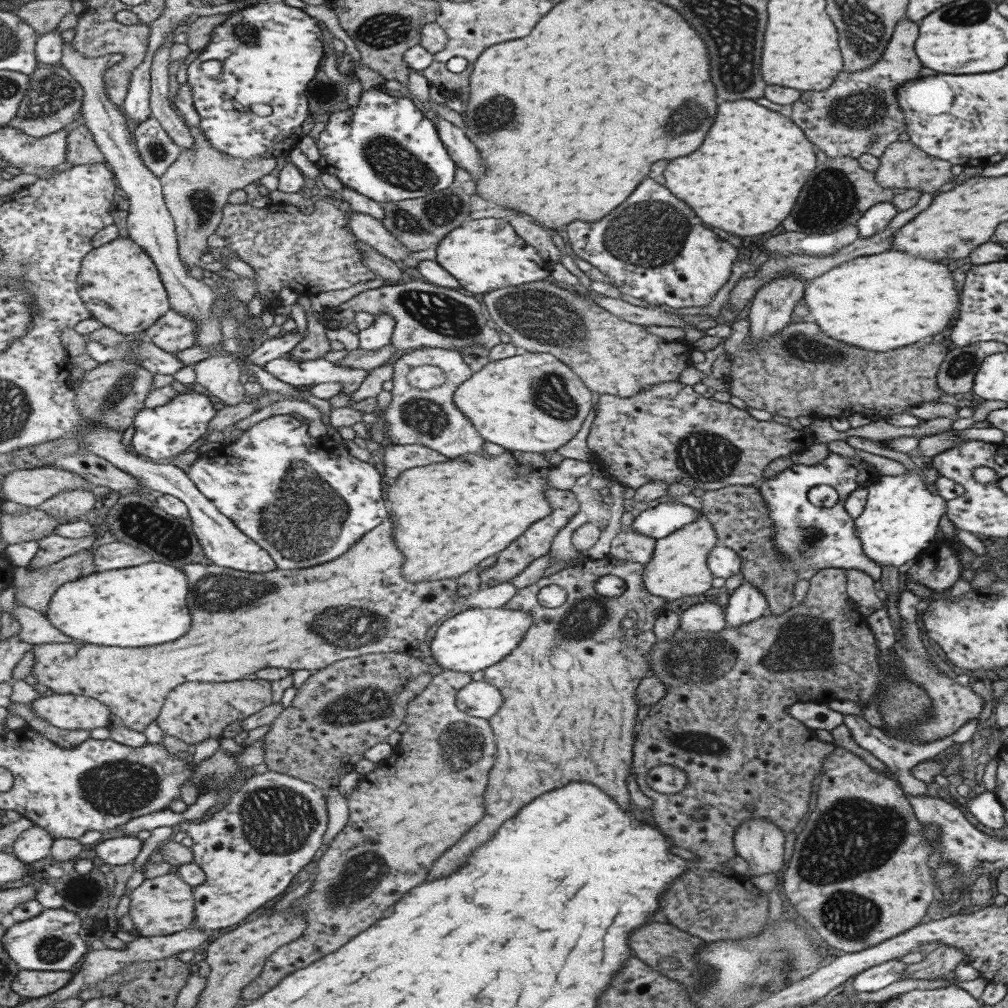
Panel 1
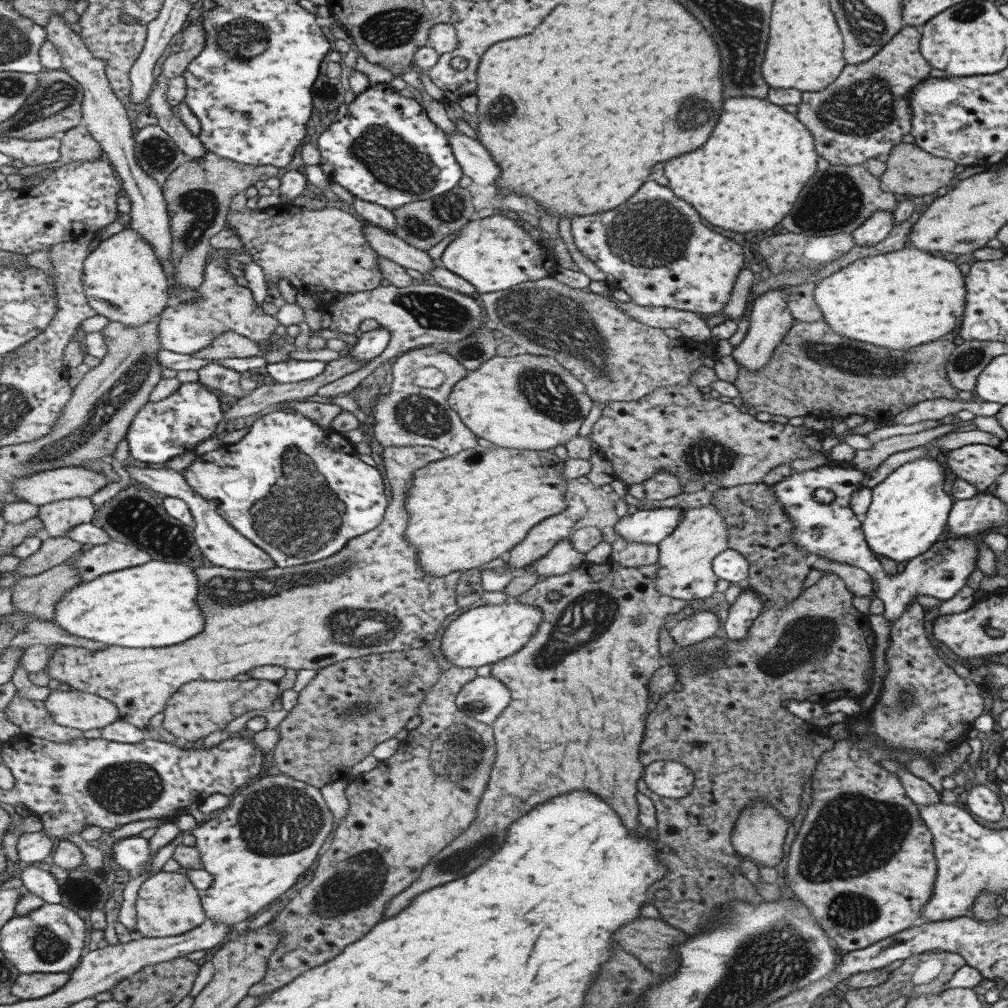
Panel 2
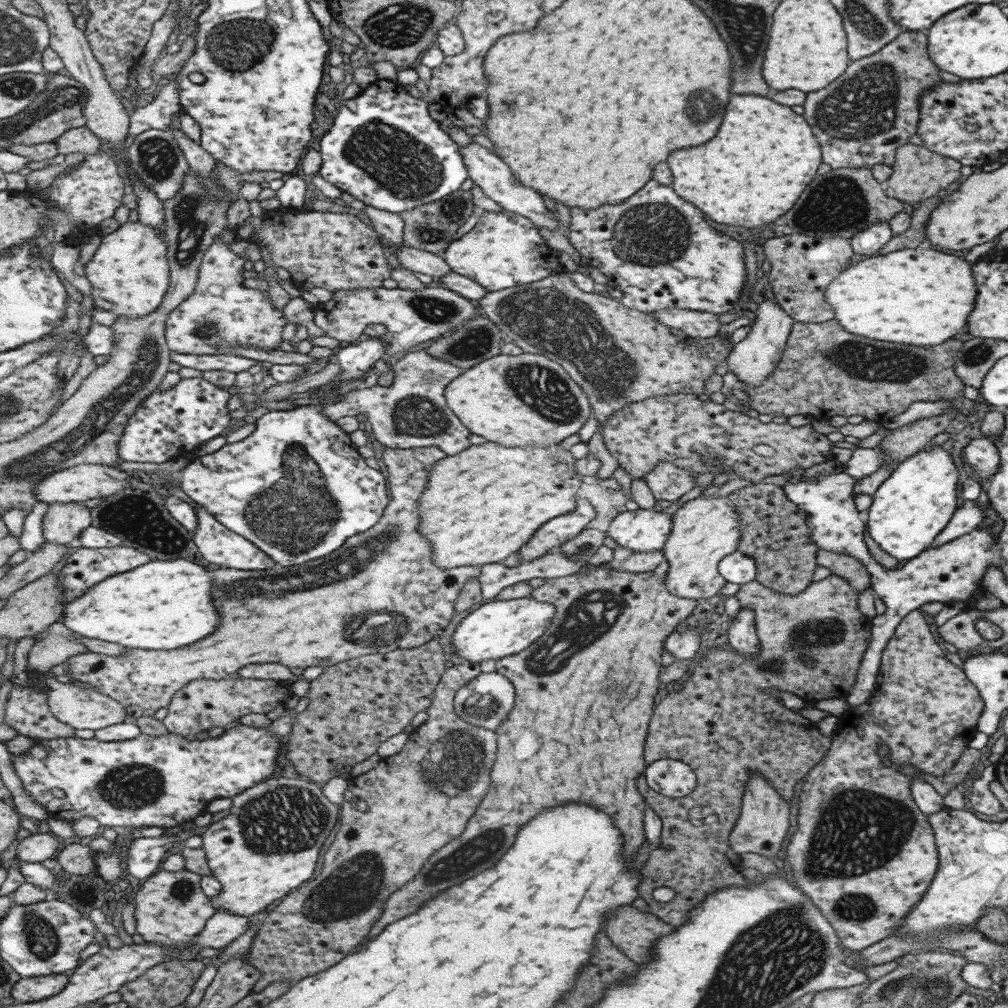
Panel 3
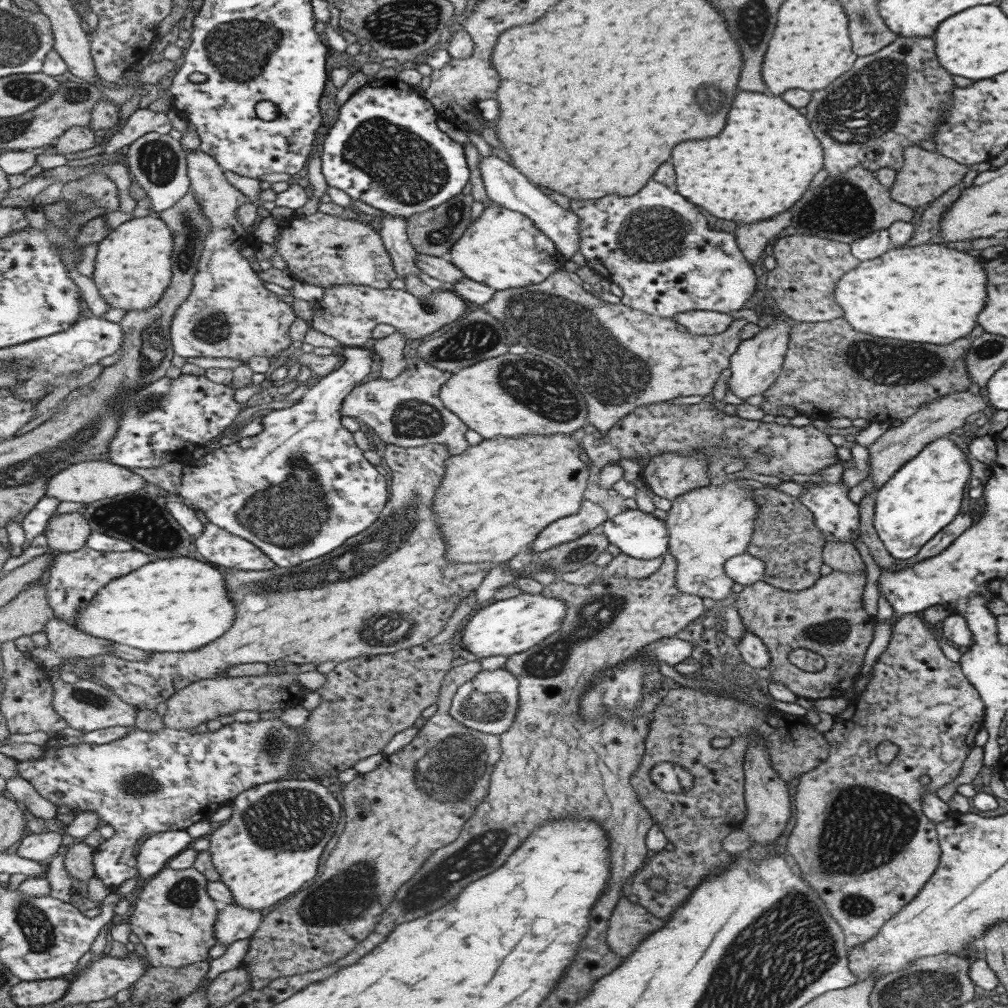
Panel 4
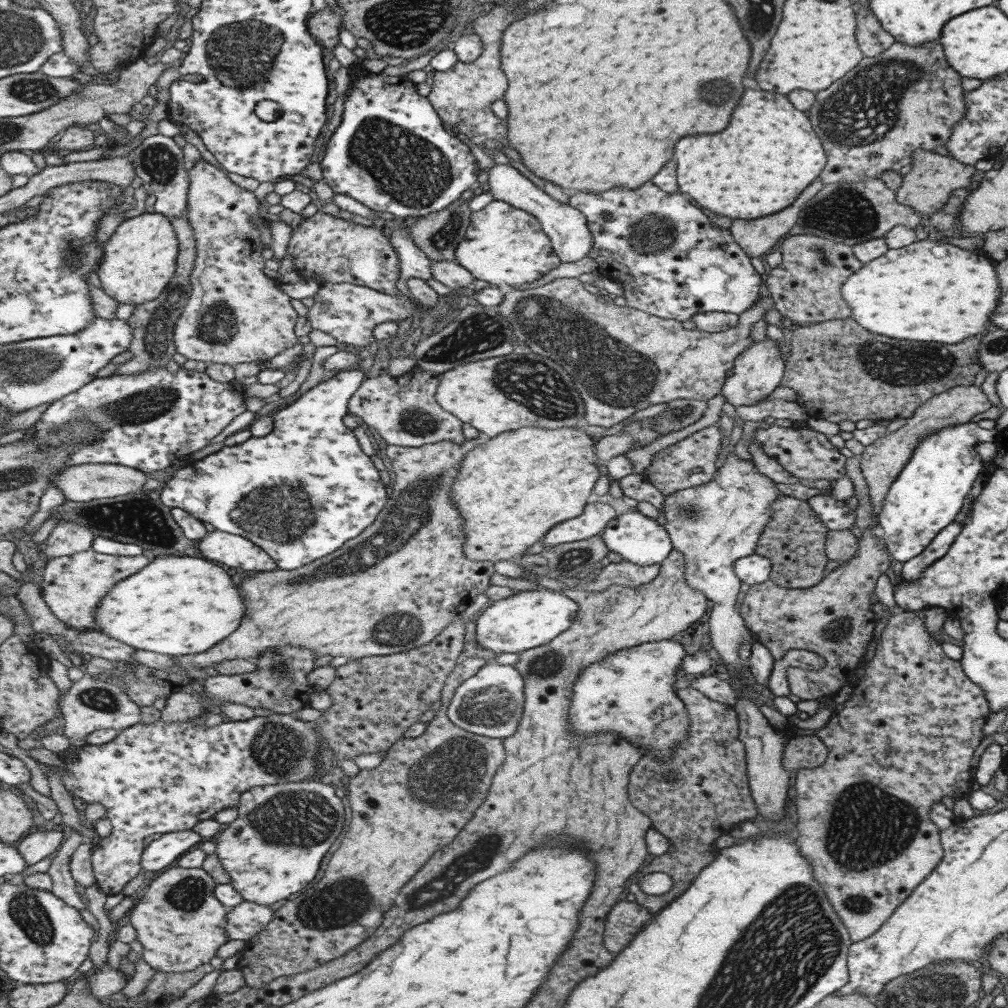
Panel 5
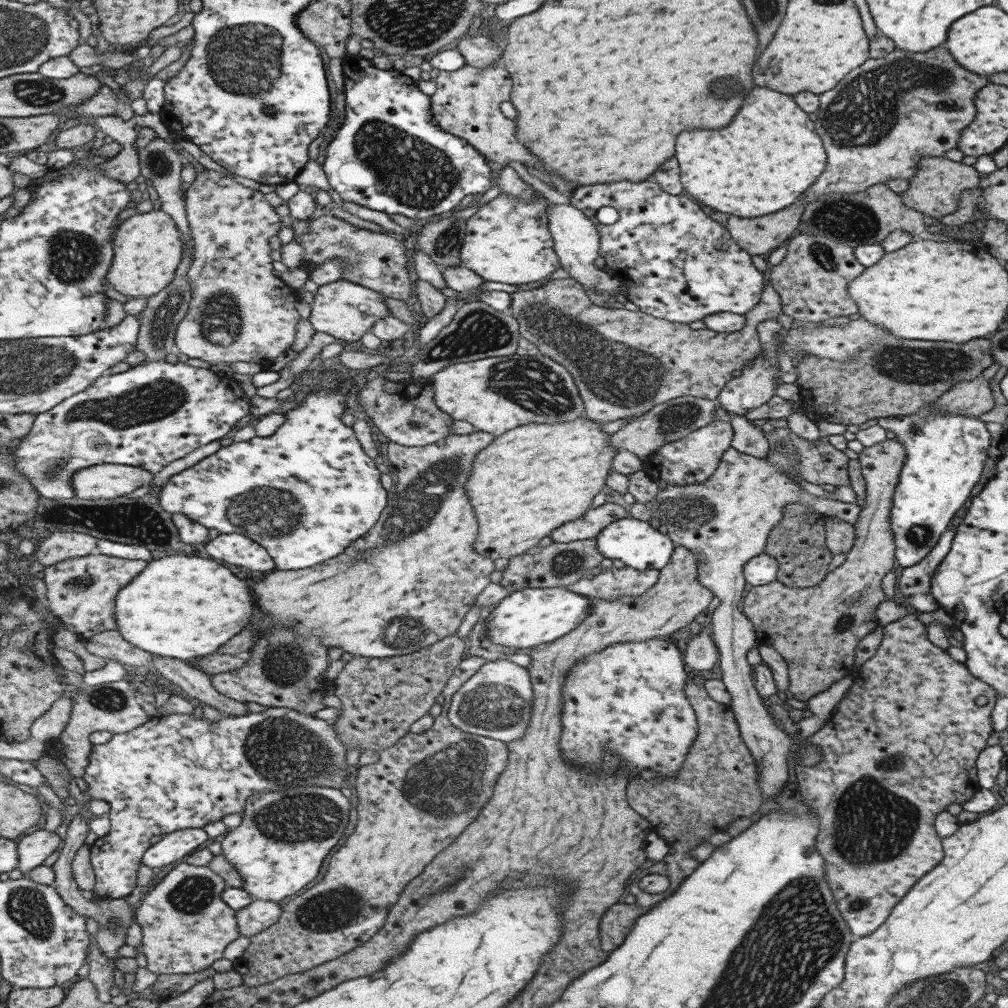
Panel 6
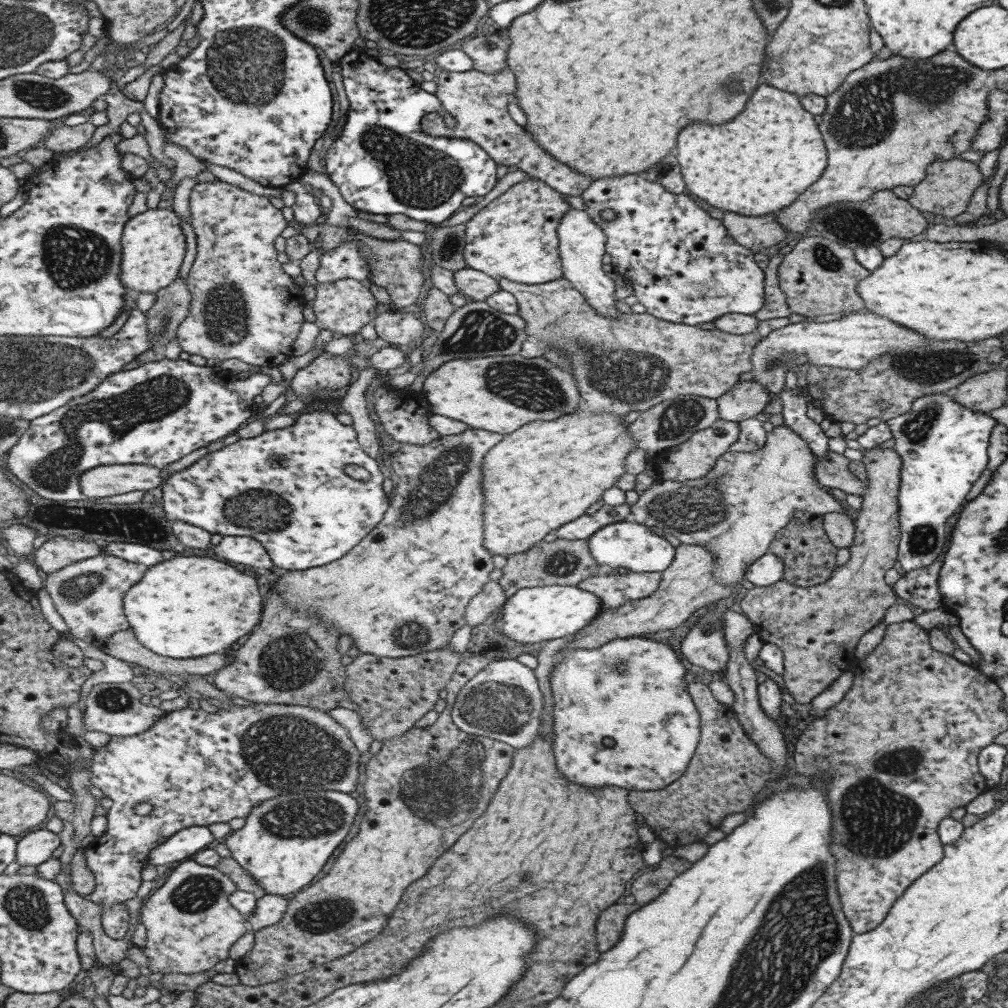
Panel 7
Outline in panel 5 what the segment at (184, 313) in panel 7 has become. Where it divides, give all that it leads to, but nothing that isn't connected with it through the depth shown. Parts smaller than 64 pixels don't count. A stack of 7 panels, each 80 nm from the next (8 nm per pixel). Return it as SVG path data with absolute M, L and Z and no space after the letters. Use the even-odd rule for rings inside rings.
M189 207L186 212L180 217L170 217L175 230L178 232L180 242L178 271L174 279L171 280L170 286L166 288L166 291L158 299L138 305L134 313L127 318L127 324L133 328L133 342L131 342L131 346L129 347L131 358L119 364L110 376L136 375L152 368L165 368L173 360L173 356L177 352L174 330L178 320L183 318L183 312L188 306L188 302L194 291L191 275L195 270L198 259L198 240L196 239L194 226L191 224L189 218Z

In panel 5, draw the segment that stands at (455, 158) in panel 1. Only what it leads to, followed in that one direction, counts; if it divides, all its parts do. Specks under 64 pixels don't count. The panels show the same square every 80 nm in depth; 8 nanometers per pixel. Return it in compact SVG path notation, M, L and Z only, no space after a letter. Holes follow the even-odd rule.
M493 163L493 166L486 168L486 173L483 178L484 189L491 193L494 200L503 201L534 216L541 230L548 236L550 245L560 262L577 262L588 256L591 237L585 217L578 210L567 203L560 204L552 200L543 190L539 190L535 186L535 180L517 165Z

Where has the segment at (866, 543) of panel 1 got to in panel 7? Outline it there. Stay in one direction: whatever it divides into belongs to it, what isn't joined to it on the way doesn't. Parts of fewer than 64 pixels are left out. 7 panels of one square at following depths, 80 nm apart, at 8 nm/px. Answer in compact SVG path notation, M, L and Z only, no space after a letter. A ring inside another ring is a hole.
M946 390L945 392L936 392L935 394L928 394L927 396L920 396L916 398L912 403L907 412L900 414L899 416L891 417L884 421L886 427L890 430L890 433L893 437L893 448L895 452L900 456L901 466L900 466L900 488L899 495L897 497L897 506L898 506L898 523L899 523L899 532L901 534L899 540L899 546L897 548L897 562L899 566L905 572L911 572L911 570L919 570L919 568L927 568L939 554L944 554L948 542L945 538L945 522L947 518L965 502L965 494L969 492L971 484L979 478L981 471L987 466L987 450L989 432L991 428L995 426L996 420L987 416L985 412L977 412L976 410L971 410L970 408L965 408L961 404L957 404L952 400L951 394L952 390Z

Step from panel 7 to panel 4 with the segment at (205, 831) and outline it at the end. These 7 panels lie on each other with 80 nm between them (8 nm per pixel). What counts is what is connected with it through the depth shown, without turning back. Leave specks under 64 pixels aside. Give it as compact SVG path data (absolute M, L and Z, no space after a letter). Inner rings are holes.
M185 830L167 831L145 838L136 856L138 872L143 876L157 875L174 856L188 849L193 841L193 836Z

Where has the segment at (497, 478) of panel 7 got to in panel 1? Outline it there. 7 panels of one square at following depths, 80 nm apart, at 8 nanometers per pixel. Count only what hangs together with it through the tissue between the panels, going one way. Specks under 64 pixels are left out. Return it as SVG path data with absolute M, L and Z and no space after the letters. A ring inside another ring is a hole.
M505 450L500 455L490 455L488 458L485 458L482 454L478 454L478 452L468 452L455 458L445 459L443 462L407 469L401 472L397 478L392 481L389 480L388 499L390 500L390 513L395 520L395 524L393 524L394 541L398 544L399 550L402 550L403 556L406 558L406 563L403 564L403 577L410 582L423 582L424 580L431 582L432 580L457 578L465 574L465 572L475 569L477 564L483 559L503 551L503 548L507 548L513 540L517 540L531 523L541 520L541 518L550 513L550 504L546 501L546 496L542 495L543 491L549 490L548 484L546 484L546 474L550 468L539 453Z

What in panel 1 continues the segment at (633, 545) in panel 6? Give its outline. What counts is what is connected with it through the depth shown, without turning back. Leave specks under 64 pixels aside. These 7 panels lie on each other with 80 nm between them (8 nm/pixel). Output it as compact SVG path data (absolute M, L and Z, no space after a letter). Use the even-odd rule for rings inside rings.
M663 502L635 515L635 519L627 529L635 529L641 536L647 536L654 541L671 535L685 524L691 524L700 516L700 511L682 503Z

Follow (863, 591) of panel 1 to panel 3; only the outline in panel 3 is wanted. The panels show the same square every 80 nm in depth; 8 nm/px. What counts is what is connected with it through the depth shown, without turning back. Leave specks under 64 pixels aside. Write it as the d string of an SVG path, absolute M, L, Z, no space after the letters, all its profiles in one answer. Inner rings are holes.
M819 549L815 554L815 565L826 568L832 574L843 578L843 581L847 581L847 585L859 592L871 587L870 577L865 567L857 559L847 555Z

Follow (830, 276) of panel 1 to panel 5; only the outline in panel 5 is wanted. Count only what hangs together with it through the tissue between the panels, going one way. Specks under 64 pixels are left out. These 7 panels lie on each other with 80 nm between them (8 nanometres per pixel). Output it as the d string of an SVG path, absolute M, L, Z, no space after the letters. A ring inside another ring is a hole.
M923 235L903 248L887 249L881 256L862 264L840 286L841 298L851 309L851 318L881 336L897 340L919 340L955 344L985 330L987 316L997 302L998 282L993 266L981 251L961 249L949 243L928 241Z

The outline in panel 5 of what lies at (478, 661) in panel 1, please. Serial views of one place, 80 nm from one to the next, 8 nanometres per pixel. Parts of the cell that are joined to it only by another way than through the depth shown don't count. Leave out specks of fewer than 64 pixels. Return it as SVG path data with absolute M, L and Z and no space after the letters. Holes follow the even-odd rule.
M537 588L529 591L514 591L511 596L493 602L489 608L476 615L474 620L474 642L485 650L521 652L541 646L555 638L572 623L577 604L559 591Z

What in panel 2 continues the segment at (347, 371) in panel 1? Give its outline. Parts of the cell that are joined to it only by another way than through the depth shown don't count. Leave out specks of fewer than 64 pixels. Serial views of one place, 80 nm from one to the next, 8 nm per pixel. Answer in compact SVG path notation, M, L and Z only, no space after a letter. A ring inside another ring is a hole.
M288 360L268 365L267 371L277 383L301 382L325 372L328 363L322 361Z

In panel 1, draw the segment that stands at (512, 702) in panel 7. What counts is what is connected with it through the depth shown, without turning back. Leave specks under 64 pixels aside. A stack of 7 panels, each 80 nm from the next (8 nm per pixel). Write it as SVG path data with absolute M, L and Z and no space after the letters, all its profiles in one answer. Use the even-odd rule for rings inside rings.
M484 680L469 681L454 696L455 706L465 714L489 719L502 706L502 694Z

